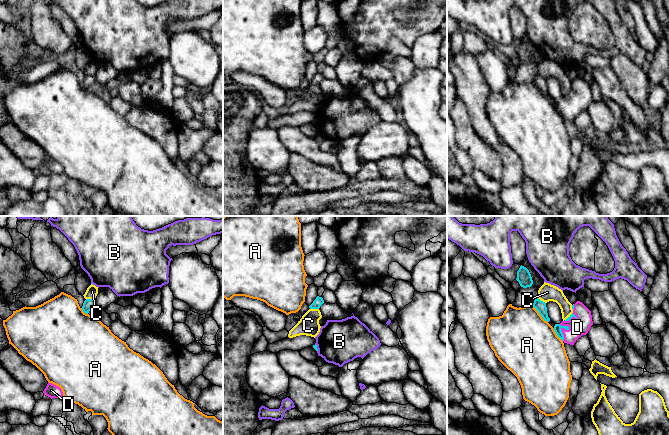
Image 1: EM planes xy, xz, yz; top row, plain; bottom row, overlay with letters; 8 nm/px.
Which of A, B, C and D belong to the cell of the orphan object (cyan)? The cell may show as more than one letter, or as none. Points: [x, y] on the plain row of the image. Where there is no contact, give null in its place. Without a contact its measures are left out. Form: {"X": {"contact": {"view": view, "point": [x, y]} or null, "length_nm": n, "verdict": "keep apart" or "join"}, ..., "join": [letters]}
{"A": {"contact": {"view": "yz", "point": [539, 89]}, "length_nm": 180, "verdict": "keep apart"}, "B": {"contact": {"view": "xz", "point": [316, 123]}, "length_nm": 70, "verdict": "keep apart"}, "C": {"contact": {"view": "xy", "point": [90, 75]}, "length_nm": 70, "verdict": "keep apart"}, "D": {"contact": {"view": "yz", "point": [561, 108]}, "length_nm": 140, "verdict": "join"}, "join": ["D"]}

